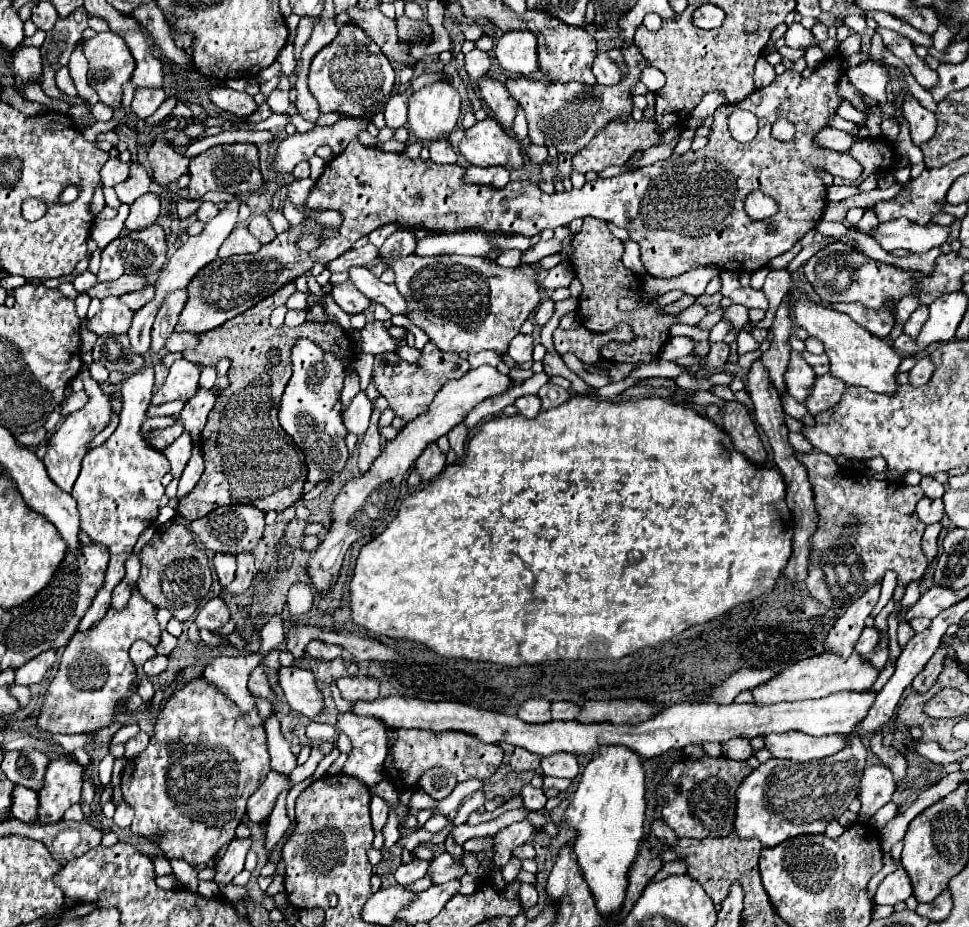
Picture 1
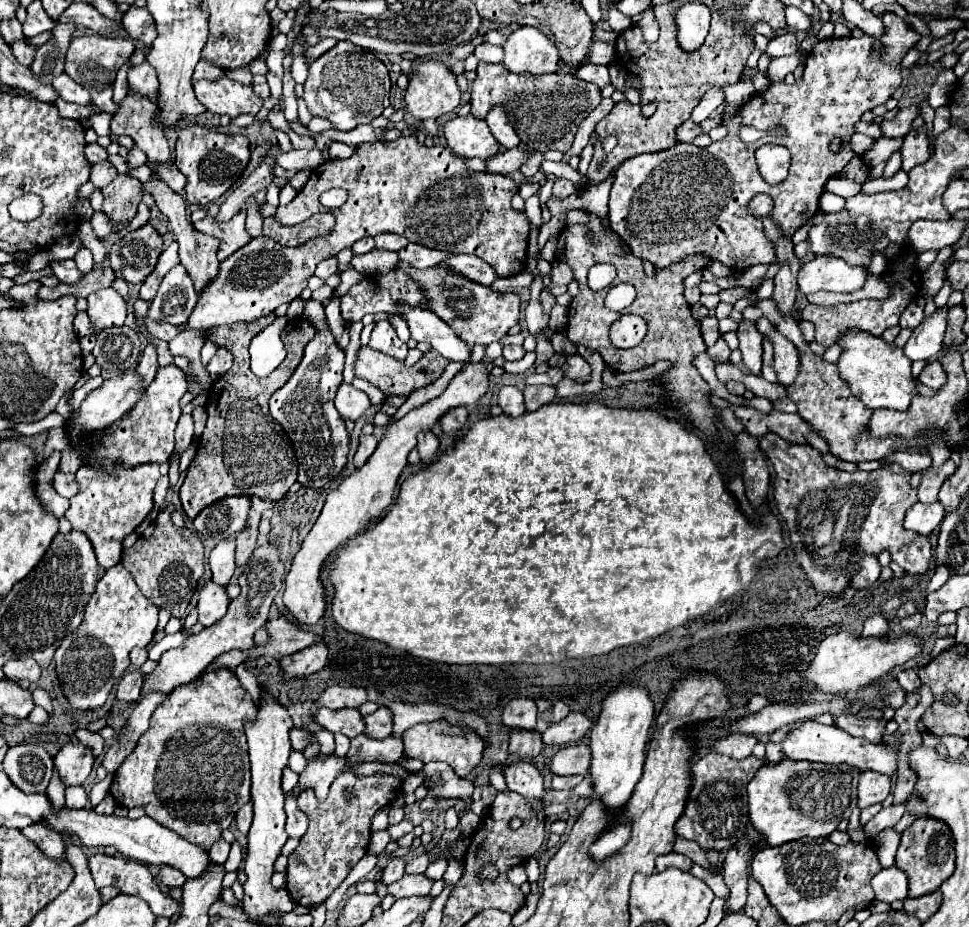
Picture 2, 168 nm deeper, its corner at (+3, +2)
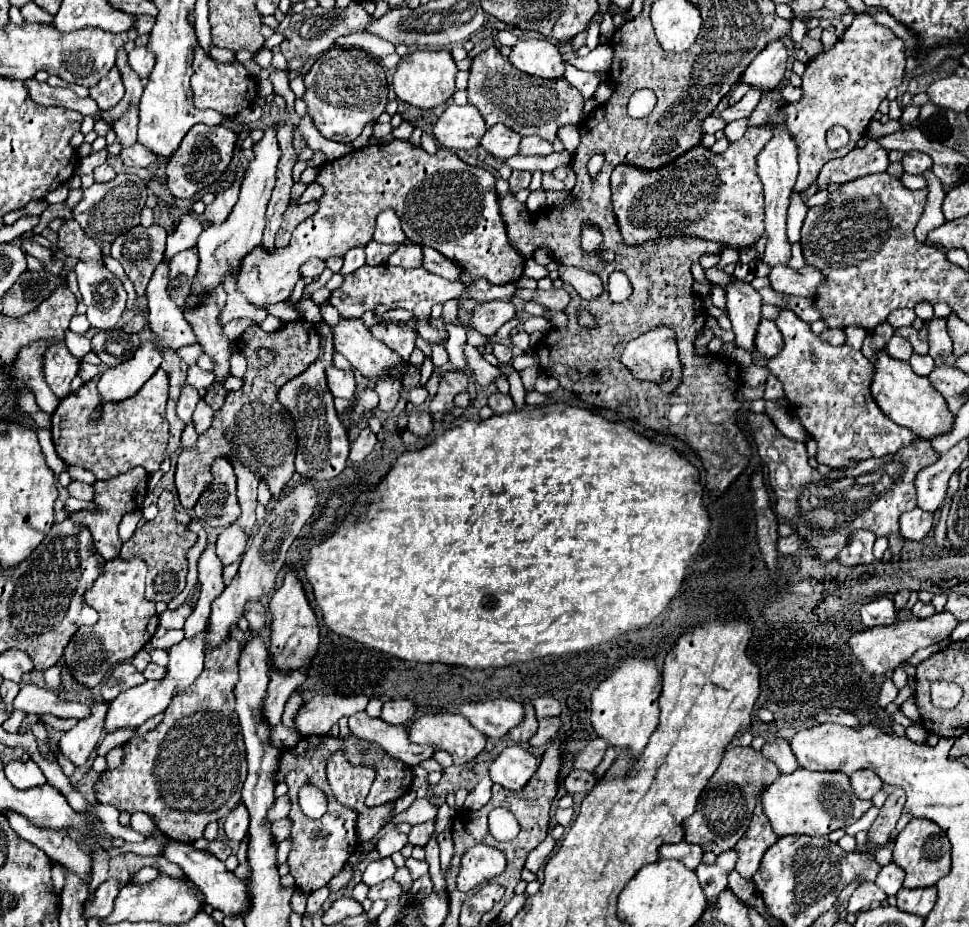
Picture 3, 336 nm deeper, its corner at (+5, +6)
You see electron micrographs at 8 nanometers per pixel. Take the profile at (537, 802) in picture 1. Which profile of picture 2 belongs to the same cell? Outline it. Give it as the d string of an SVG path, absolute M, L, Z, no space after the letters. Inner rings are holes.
M518 761L518 763L508 765L504 769L504 779L506 779L506 785L510 791L514 791L526 799L544 795L542 775L530 761Z

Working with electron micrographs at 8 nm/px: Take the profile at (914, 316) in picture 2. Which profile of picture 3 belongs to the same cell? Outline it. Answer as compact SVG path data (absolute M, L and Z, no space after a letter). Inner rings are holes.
M896 309L892 311L892 315L888 315L888 323L896 329L896 327L904 327L904 325L912 325L912 321L916 319L914 309Z

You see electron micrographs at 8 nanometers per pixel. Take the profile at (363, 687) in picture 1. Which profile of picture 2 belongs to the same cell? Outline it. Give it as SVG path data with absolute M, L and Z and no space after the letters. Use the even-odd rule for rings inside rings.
M334 685L334 687L328 687L322 693L322 697L310 707L310 717L314 719L314 715L322 707L332 709L332 711L338 711L338 709L344 709L344 707L358 709L366 701L368 701L368 697L366 697L366 691L362 687L338 687L338 685Z

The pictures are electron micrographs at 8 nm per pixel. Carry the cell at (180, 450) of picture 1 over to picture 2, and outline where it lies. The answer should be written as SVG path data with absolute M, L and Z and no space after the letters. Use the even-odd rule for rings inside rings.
M184 415L178 419L178 427L176 427L176 447L178 447L178 453L184 451L190 441L192 441L192 435L194 435L194 423L192 423L192 415Z

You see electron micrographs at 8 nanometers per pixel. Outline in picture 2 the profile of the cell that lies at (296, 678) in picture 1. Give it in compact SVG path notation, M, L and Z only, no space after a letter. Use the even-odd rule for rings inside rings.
M320 709L316 715L316 721L328 729L330 733L342 733L346 737L356 737L358 733L364 733L364 717L360 715L358 709L340 709L340 711L330 711L330 709Z

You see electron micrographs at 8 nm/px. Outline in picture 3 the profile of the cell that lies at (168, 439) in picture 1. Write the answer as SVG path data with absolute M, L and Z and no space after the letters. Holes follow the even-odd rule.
M158 369L154 377L132 399L124 399L124 403L102 403L102 419L94 421L92 415L100 407L100 397L96 395L96 383L84 383L76 393L64 397L52 415L54 447L62 457L62 461L92 471L96 479L112 479L116 475L130 471L136 465L144 467L148 473L154 473L160 469L168 445L168 423L164 417L166 401L168 401L168 373L164 369Z

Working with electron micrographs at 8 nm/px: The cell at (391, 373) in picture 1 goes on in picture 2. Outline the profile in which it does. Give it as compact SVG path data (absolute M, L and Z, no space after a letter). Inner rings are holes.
M360 347L356 363L354 363L354 373L356 377L362 377L370 381L372 385L376 385L386 395L410 395L412 391L436 381L448 363L450 363L448 359L442 359L442 355L438 355L436 351L430 351L430 353L424 353L424 357L416 365L408 367L404 365L404 361L398 361L386 353L374 351L370 347Z

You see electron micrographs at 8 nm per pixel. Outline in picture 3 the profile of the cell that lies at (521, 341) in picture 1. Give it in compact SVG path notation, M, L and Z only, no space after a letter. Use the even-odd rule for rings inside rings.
M492 343L492 347L494 347L494 355L498 357L498 361L500 361L502 365L508 365L510 359L512 359L510 347L508 347L508 345L502 345L502 343Z

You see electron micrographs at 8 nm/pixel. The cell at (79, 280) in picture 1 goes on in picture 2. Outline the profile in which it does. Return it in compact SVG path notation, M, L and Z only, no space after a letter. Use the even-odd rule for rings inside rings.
M66 259L66 261L50 261L48 267L52 269L52 273L62 281L62 283L78 283L80 281L80 273L76 269L76 263L72 259Z

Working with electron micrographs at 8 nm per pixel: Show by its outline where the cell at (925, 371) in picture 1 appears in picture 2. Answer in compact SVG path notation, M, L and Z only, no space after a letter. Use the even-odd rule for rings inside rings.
M932 361L932 363L928 363L924 367L918 381L922 381L924 385L928 385L932 389L938 389L938 387L942 387L946 383L946 371L942 369L942 365L938 361Z

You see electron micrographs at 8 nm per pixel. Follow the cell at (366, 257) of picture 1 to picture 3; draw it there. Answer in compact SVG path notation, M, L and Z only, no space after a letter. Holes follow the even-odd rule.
M310 259L308 263L304 263L304 269L302 269L302 277L310 277L310 279L316 279L322 271L326 269L326 261L322 259Z

